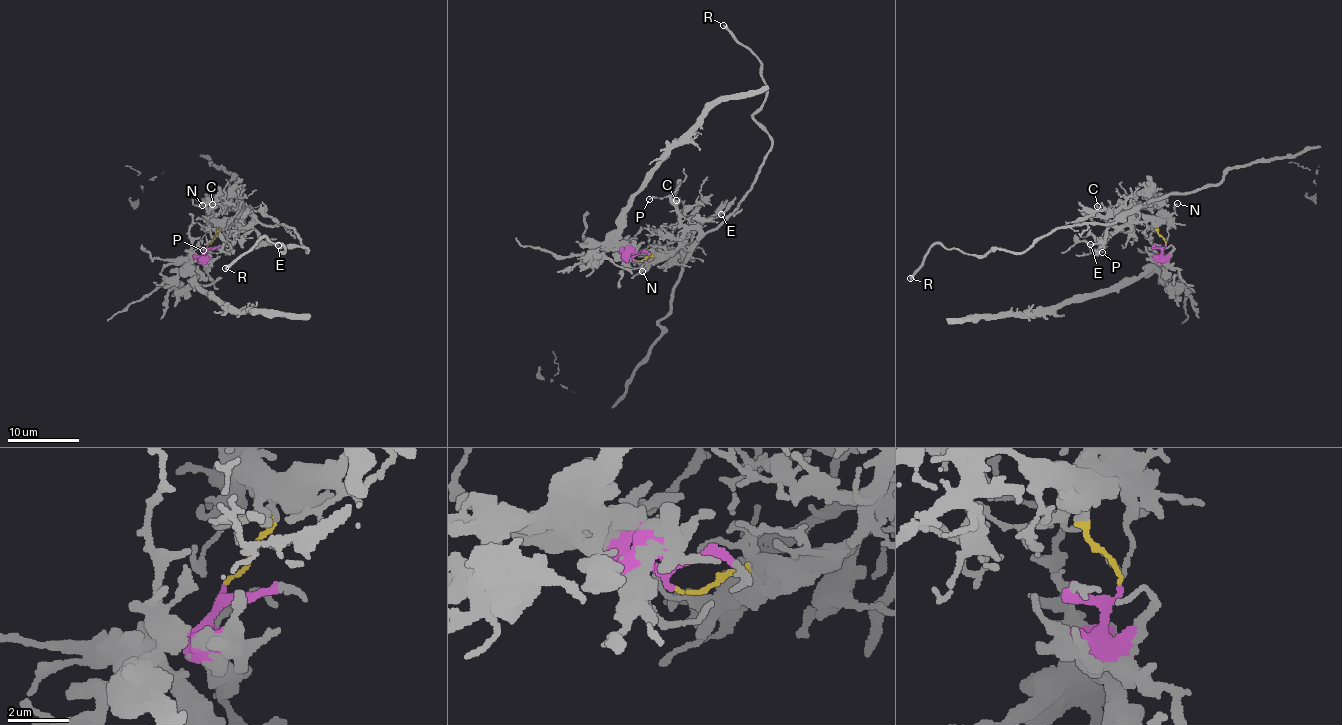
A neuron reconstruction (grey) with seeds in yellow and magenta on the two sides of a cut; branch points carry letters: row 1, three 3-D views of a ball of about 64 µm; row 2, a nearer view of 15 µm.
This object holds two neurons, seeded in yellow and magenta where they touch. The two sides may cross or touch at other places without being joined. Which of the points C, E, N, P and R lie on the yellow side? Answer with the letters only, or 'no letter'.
C, E, N, P, R

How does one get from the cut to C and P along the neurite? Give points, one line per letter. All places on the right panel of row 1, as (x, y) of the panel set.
C: (1166, 243), (1154, 230), (1139, 231), (1134, 227), (1135, 220), (1122, 212), (1108, 214), (1098, 205)
P: (1166, 243), (1156, 226), (1145, 220), (1116, 229), (1093, 252), (1102, 253)

